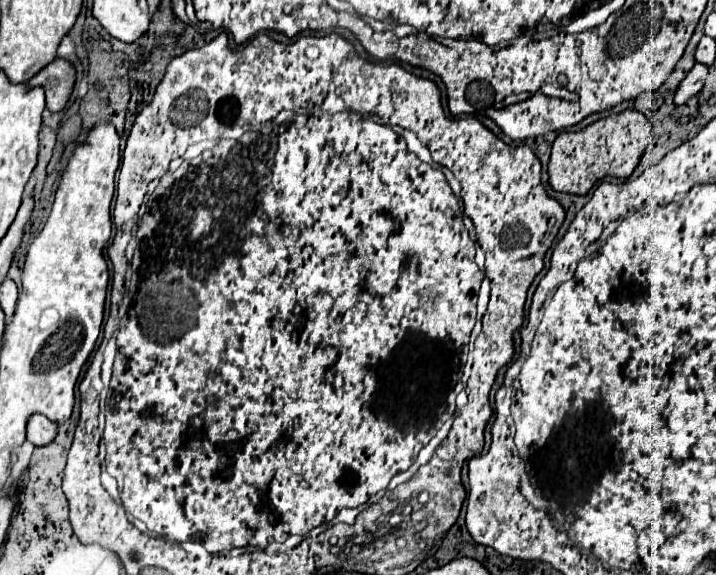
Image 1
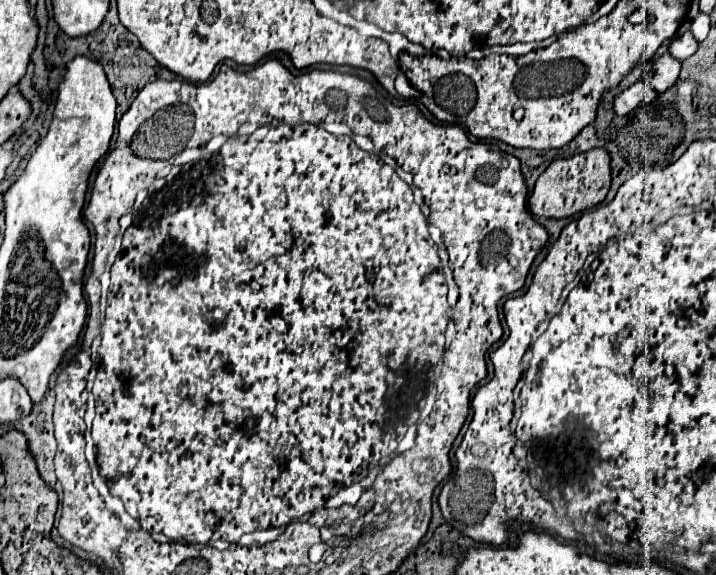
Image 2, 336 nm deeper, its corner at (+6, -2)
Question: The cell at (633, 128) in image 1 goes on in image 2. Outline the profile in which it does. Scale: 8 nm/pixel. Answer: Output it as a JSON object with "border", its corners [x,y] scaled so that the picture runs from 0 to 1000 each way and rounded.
{"border":[[[824,259],[793,277],[777,277],[751,308],[746,332],[737,346],[740,367],[751,377],[791,381],[802,370],[824,363],[844,350],[852,329],[852,270],[846,259]]]}

